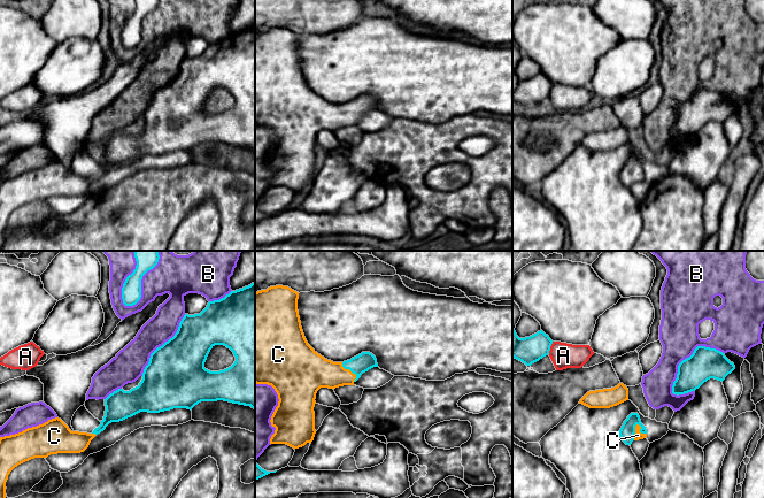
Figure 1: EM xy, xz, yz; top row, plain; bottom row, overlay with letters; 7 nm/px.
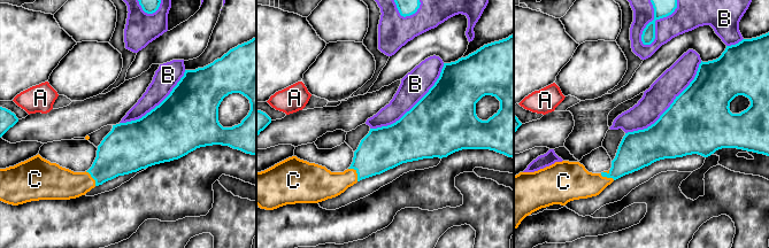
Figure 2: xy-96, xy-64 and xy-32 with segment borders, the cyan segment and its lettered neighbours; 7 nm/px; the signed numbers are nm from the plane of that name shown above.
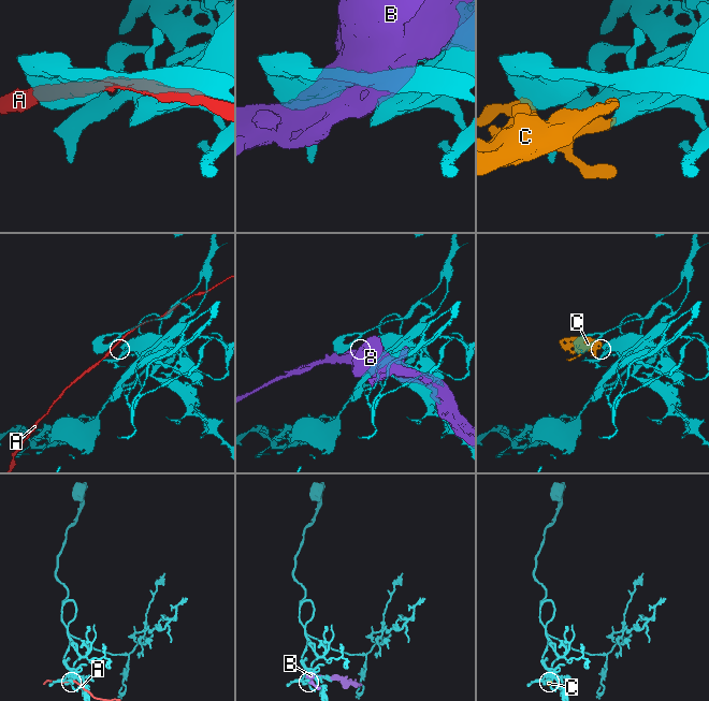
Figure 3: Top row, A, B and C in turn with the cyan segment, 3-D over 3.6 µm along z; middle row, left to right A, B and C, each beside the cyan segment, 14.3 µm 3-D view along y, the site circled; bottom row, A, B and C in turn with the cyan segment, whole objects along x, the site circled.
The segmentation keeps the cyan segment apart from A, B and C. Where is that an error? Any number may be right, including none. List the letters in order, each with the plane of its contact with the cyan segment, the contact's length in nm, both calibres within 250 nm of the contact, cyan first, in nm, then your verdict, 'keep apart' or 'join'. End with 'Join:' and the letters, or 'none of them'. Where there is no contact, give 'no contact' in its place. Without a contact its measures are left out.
A: contact in yz; length 90 nm; calibres 190 and 180 nm; keep apart
B: contact in xy; length 420 nm; calibres 140 and 260 nm; keep apart
C: contact in yz; length 120 nm; calibres 110 and 60 nm; join
Join: C

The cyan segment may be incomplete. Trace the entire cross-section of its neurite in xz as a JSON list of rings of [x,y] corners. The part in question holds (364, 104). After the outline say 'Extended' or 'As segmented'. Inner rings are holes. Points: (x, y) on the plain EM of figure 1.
[[[276,28],[255,35],[255,125],[271,128],[278,137],[278,148],[271,159],[276,170],[270,186],[286,186],[299,191],[314,183],[315,141],[321,130],[354,128],[361,117],[378,109],[370,94],[344,105],[333,105],[318,97],[307,84],[298,53],[299,35]]]. Extended

